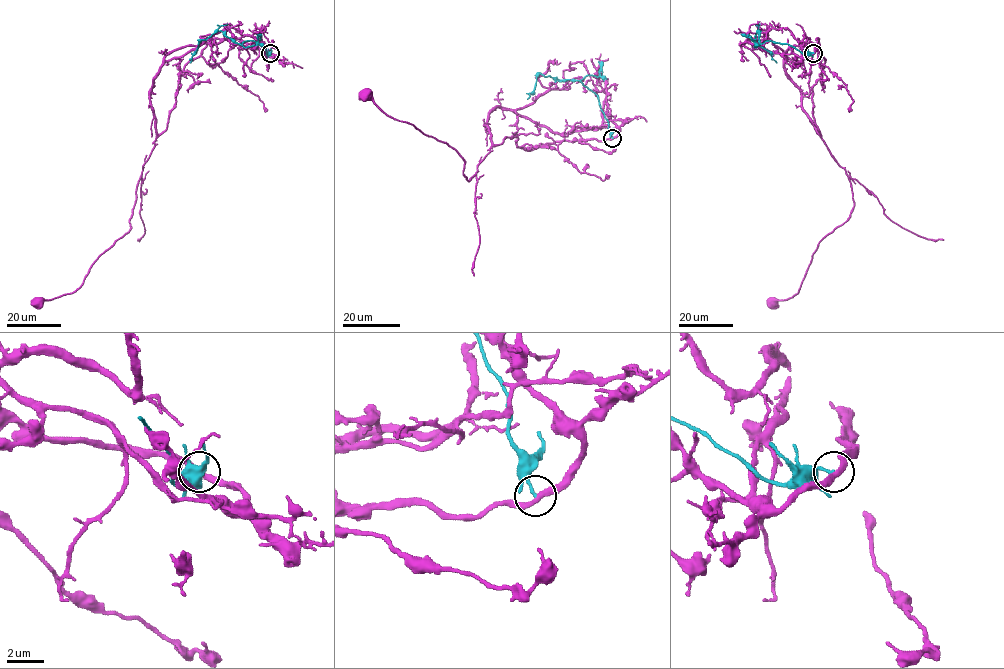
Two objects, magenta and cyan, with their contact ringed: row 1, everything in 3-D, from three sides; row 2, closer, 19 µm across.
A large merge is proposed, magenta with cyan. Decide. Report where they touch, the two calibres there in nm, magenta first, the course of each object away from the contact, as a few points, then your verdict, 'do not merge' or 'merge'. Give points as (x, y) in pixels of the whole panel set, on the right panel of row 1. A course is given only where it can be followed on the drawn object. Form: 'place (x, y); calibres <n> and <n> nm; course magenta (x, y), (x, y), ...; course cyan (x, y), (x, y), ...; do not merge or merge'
place (813, 53); calibres 280 and 150 nm; course magenta (813, 53), (818, 38), (814, 123), (854, 207), (799, 290), (774, 301); course cyan (813, 53), (803, 54), (787, 44), (771, 40), (760, 44), (759, 31), (753, 39), (768, 50), (776, 62); do not merge

